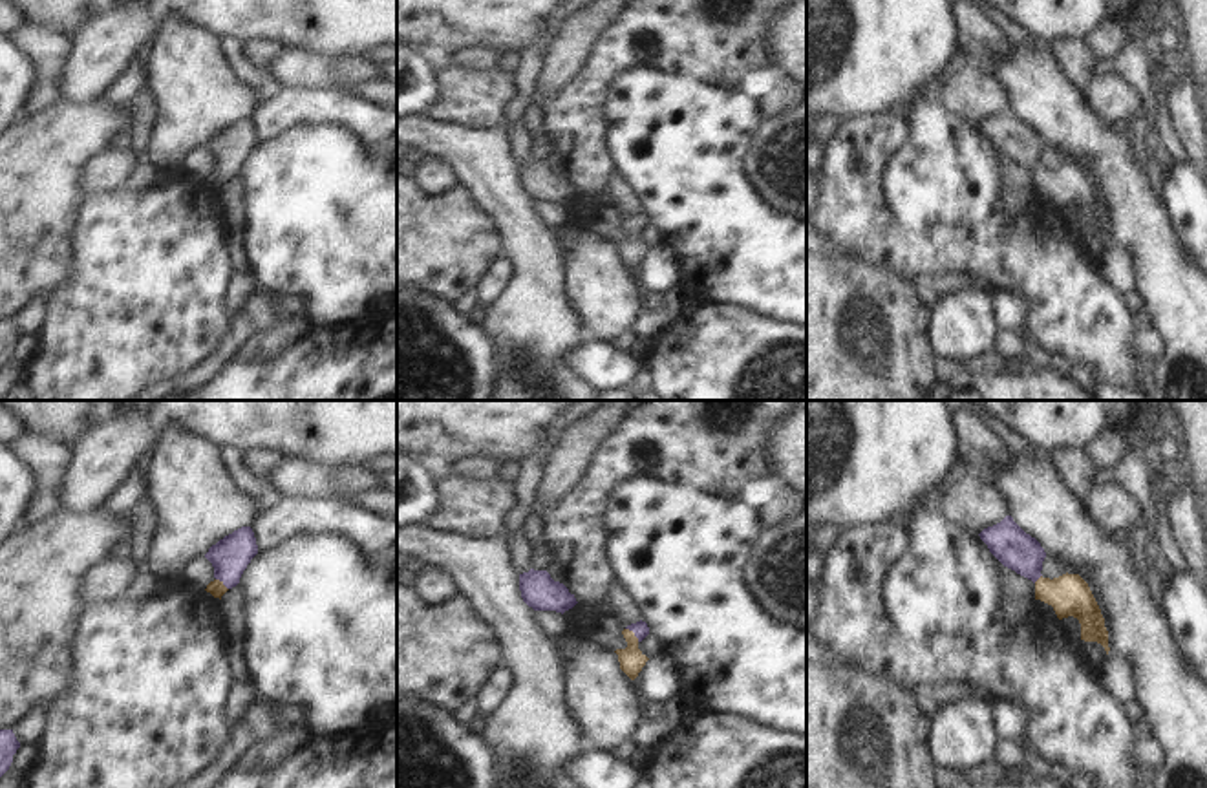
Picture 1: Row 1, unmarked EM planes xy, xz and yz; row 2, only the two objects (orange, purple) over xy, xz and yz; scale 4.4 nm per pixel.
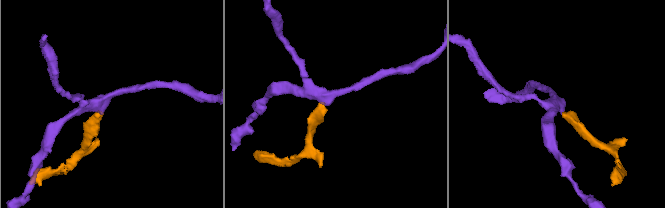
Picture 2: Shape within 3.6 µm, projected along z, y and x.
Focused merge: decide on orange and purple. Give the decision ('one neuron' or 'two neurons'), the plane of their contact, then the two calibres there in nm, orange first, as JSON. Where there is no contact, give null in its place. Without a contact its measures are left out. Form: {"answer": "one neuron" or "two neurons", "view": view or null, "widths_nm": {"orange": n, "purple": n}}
{"answer": "one neuron", "view": "xz", "widths_nm": {"orange": 110, "purple": 70}}

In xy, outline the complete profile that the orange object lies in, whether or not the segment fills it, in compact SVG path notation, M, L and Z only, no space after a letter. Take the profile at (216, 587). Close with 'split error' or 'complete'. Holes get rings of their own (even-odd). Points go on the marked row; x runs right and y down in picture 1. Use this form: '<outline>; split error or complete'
M241 527L219 539L205 554L214 567L216 578L205 591L221 600L229 589L240 583L243 570L256 554L258 545L251 527Z; split error

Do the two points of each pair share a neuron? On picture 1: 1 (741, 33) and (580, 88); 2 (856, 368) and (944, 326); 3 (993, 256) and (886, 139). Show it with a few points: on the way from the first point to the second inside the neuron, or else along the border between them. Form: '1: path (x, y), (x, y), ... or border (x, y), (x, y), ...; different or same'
1: path (699, 28), (642, 28), (631, 31), (620, 46); same
2: border (929, 309), (929, 337), (937, 357); different
3: path (944, 251), (909, 251), (869, 211), (869, 189); same

